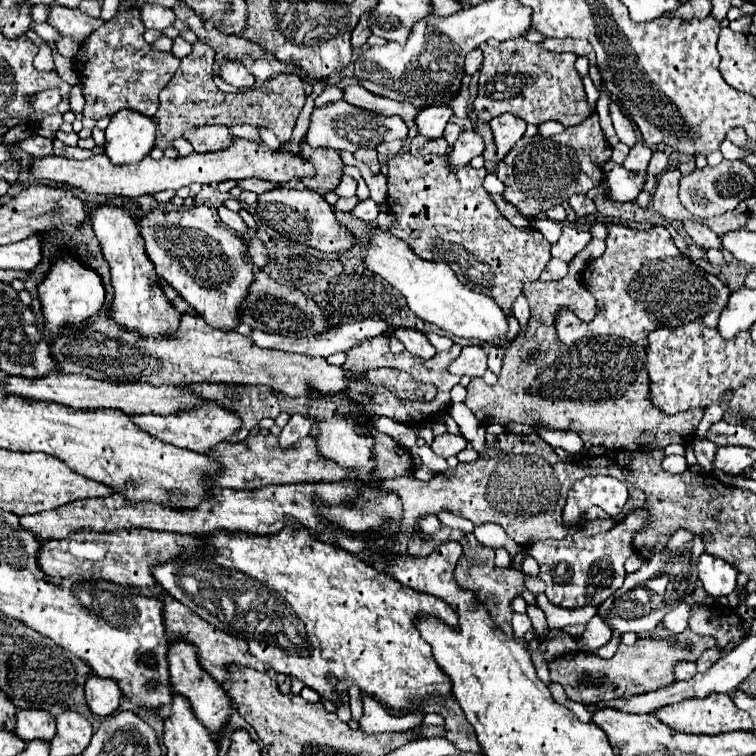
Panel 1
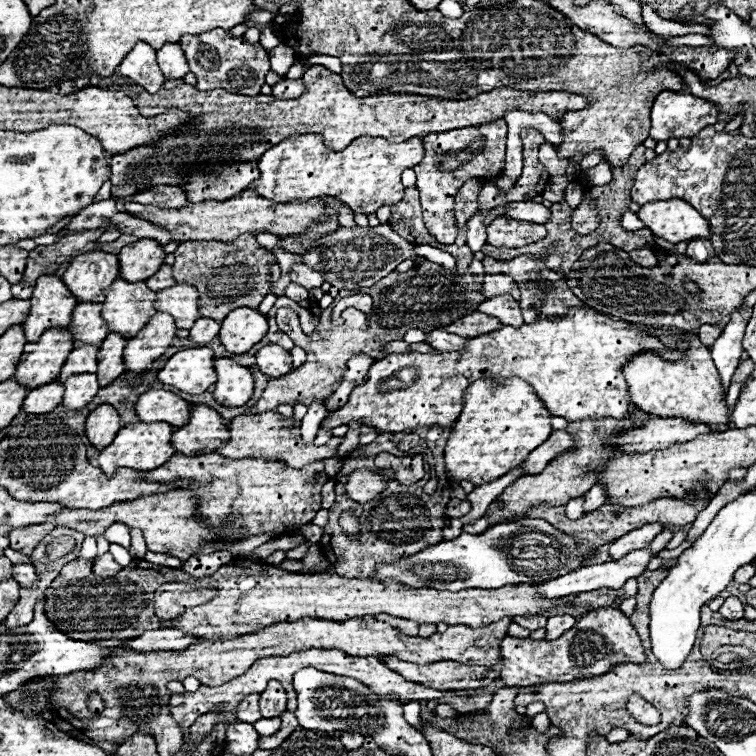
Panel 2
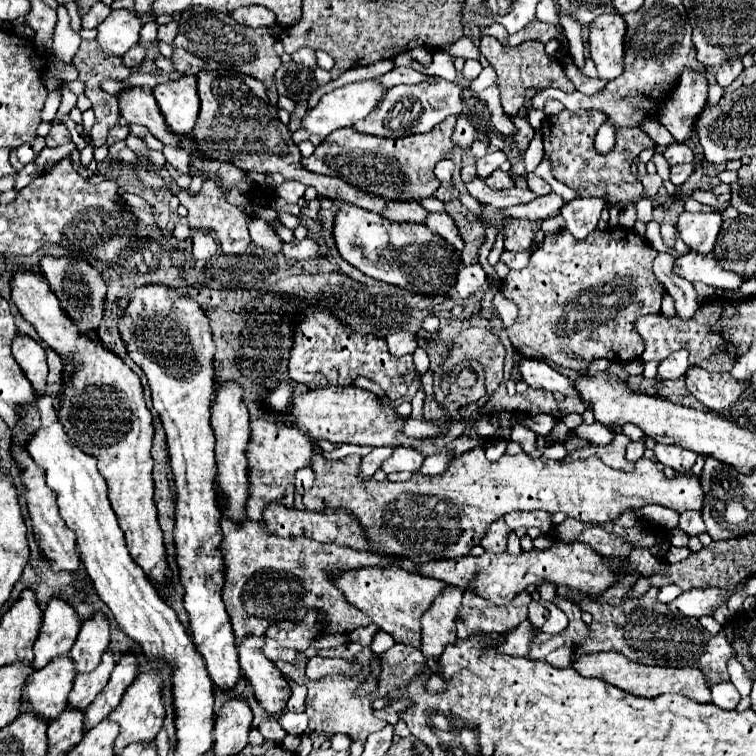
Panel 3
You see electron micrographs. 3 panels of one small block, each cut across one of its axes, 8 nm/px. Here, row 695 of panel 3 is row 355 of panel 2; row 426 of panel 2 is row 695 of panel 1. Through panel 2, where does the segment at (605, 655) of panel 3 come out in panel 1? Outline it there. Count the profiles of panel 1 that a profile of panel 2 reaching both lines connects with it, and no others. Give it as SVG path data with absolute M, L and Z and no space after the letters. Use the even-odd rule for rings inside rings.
M710 694L704 700L692 698L692 700L678 702L678 704L666 706L662 710L656 710L654 714L666 726L670 726L670 728L674 728L678 732L688 732L688 734L722 734L722 732L734 732L734 730L754 732L750 716L744 710L736 708L728 694Z

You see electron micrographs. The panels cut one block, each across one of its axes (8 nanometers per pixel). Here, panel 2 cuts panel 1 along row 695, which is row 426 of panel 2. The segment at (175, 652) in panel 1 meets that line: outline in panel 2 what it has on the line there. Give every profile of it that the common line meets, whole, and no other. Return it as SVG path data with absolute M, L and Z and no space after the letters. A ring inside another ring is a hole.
M194 404L186 426L180 426L172 434L172 446L186 456L214 452L228 440L228 428L222 416L206 404Z

